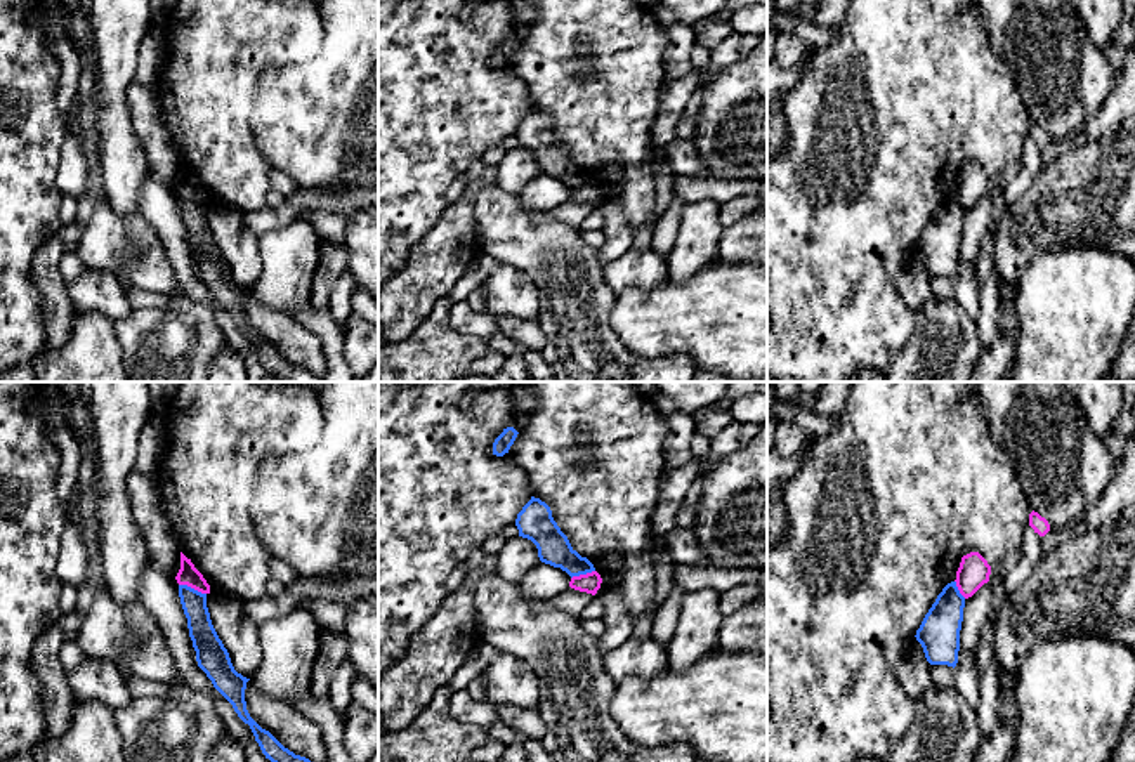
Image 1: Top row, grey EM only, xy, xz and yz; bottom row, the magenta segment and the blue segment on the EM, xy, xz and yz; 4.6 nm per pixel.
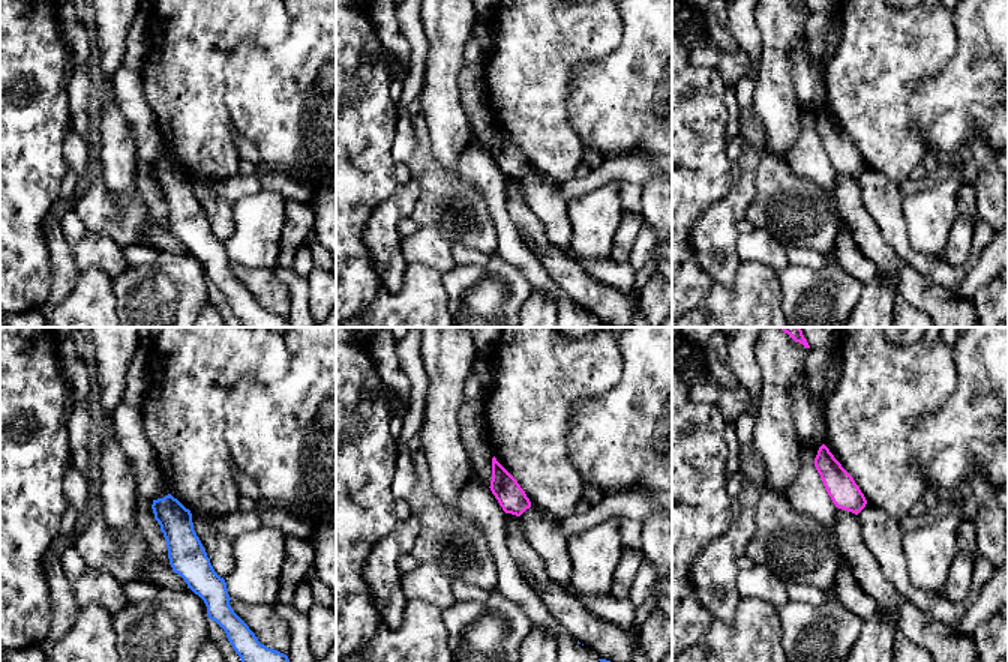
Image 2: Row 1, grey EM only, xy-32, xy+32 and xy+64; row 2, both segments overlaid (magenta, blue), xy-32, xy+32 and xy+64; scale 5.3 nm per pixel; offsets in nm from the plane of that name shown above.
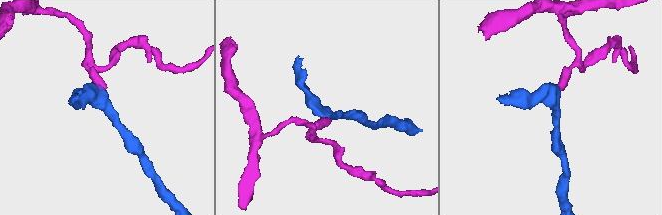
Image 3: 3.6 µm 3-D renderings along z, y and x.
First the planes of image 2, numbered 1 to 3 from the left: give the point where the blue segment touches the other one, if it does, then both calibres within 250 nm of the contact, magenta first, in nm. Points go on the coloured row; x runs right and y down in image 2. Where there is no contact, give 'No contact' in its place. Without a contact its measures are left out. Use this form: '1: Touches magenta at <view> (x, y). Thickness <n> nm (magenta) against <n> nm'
1: No contact
2: No contact
3: No contact

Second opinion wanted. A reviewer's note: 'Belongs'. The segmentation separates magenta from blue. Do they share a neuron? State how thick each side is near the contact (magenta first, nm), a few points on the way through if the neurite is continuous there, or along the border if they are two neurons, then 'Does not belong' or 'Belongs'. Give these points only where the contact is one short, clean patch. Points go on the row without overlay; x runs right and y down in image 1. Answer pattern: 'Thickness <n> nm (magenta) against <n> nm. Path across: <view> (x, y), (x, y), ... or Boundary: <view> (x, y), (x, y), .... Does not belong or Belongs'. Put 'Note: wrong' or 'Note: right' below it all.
Thickness 100 nm (magenta) against 120 nm. Boundary: xy (179, 195), (205, 205). Does not belong
Note: wrong

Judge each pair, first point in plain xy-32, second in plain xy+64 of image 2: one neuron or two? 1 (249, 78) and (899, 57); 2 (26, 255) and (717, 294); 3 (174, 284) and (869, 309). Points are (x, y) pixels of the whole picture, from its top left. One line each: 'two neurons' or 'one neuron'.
1: two neurons
2: two neurons
3: two neurons

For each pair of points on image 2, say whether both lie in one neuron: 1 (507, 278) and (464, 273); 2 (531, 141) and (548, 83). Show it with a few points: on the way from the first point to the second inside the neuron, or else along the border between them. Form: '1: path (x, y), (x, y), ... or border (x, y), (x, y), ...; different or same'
1: path (497, 278), (474, 278); same
2: path (534, 126), (534, 98); same

